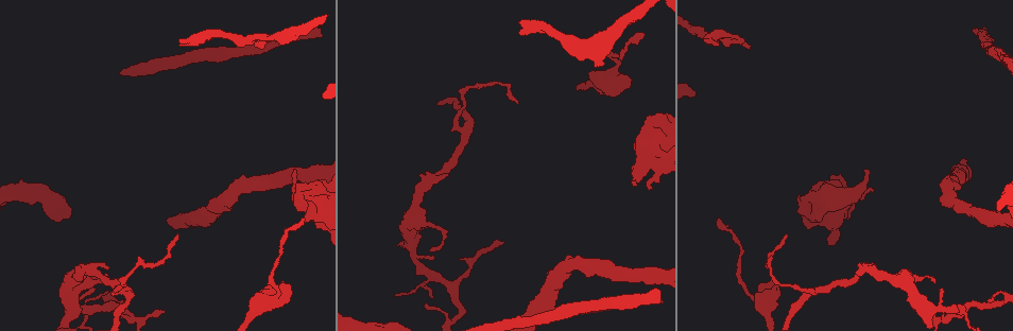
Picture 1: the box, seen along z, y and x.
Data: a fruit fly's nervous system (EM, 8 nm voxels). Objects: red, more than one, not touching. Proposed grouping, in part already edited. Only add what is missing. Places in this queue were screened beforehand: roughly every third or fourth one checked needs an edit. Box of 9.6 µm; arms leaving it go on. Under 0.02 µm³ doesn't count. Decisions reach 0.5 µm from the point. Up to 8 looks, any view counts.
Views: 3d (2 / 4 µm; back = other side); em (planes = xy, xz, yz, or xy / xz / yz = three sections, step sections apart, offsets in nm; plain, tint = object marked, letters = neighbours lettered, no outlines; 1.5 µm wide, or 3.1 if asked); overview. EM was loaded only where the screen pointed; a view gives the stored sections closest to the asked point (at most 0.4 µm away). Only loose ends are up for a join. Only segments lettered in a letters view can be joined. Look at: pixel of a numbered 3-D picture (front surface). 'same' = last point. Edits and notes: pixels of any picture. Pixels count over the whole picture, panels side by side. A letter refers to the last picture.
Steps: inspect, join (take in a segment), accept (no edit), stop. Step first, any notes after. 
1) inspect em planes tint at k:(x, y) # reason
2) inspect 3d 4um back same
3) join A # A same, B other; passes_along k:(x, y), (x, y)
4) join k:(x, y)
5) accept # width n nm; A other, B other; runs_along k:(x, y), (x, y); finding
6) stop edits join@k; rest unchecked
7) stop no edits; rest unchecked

inspect em planes letters at 1:(717, 218) # thin end

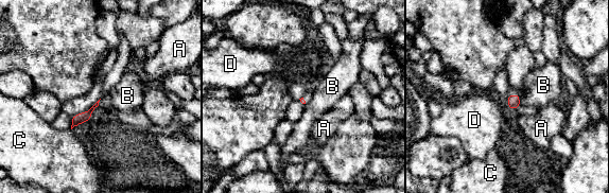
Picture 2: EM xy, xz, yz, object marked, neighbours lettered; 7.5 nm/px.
accept # A other, B other, C other, D other; border 2:(519, 98), (520, 104); none of them fits

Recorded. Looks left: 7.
inspect em yz step 8 letters at 1:(870, 187) # branch stops here

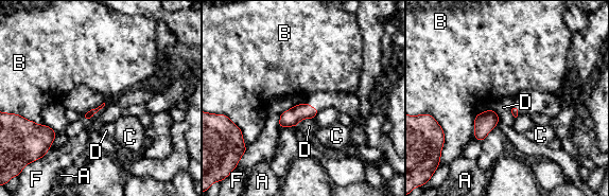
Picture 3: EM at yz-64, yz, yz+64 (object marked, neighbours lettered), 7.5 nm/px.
inspect em planes letters same # cut it another way

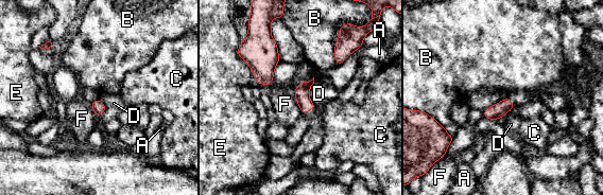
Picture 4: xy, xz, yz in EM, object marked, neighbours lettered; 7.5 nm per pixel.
accept # A other, B other, C other, D other, E other, F other; none of them fits

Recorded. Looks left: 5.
inspect em planes plain at 1:(654, 290) # end of a long branch

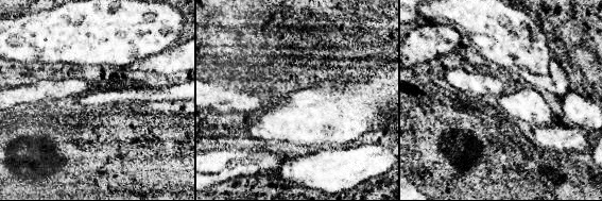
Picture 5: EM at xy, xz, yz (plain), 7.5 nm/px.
inspect em planes letters same

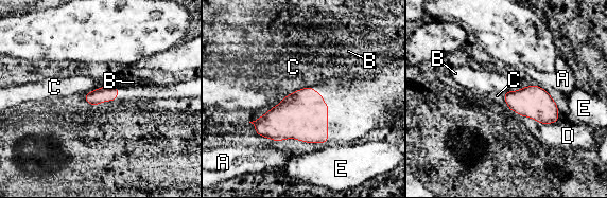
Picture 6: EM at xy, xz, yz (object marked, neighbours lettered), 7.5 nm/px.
accept # A other, B other, C other, D other, E other; border 6:(309, 86), (289, 93), (280, 102); no lettered segment goes on from it

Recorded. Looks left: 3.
stop no edits; rest unchecked

